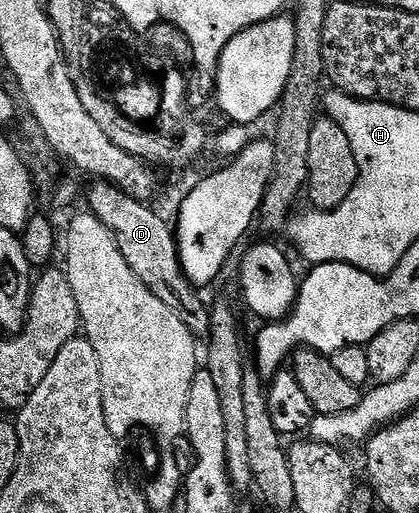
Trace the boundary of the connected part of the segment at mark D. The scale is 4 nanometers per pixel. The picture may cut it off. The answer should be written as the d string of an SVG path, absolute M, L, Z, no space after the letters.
M102 180L94 181L87 194L88 211L109 231L124 256L130 270L166 307L179 312L183 323L197 338L210 333L211 315L208 307L203 308L198 294L181 271L177 255L176 237L170 225L160 221L150 205L121 192L115 185Z

